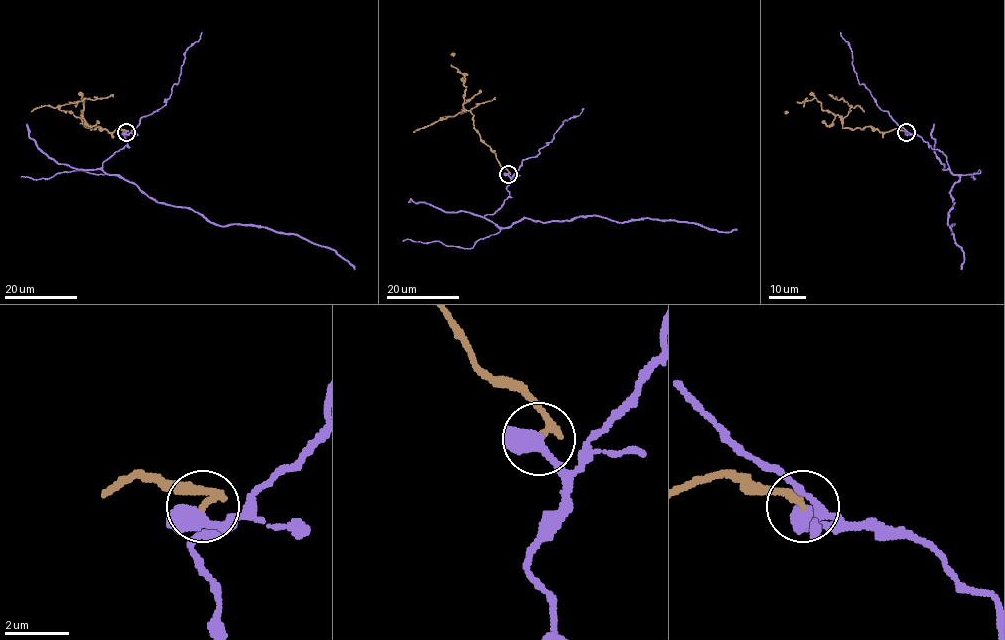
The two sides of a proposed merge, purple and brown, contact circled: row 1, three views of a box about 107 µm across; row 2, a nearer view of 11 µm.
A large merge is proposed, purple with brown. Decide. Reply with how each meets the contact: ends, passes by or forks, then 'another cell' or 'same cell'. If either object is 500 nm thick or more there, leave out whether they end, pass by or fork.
purple passes by | brown ends | another cell

